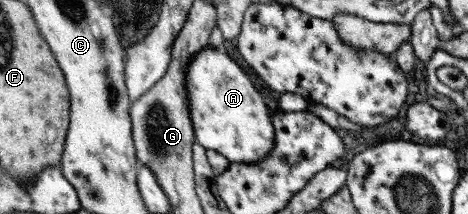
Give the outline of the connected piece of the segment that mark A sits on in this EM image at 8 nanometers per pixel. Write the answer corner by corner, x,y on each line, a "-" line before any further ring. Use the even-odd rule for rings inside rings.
209,45
194,55
186,67
184,84
197,144
206,151
217,151
229,163
261,163
261,159
271,157
275,147
272,112
226,50

